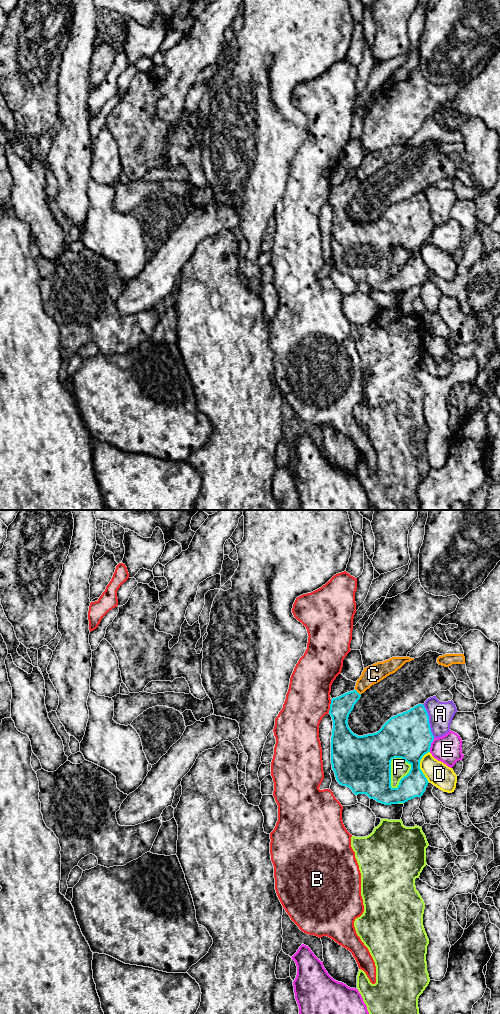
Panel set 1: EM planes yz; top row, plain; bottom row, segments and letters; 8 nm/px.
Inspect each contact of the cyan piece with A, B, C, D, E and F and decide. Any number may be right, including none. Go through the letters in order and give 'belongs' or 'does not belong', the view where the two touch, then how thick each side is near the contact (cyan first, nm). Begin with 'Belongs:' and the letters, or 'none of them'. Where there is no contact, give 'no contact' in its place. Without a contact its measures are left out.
Belongs: none of them
A: does not belong | yz | 380/190 nm
B: does not belong | yz | 170/360 nm
C: does not belong | yz | 170/150 nm
D: does not belong | yz | 340/190 nm
E: does not belong | yz | 380/220 nm
F: does not belong | yz | 440/140 nm

